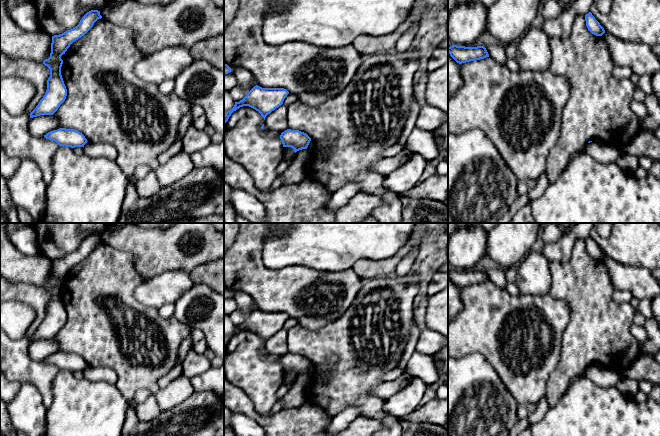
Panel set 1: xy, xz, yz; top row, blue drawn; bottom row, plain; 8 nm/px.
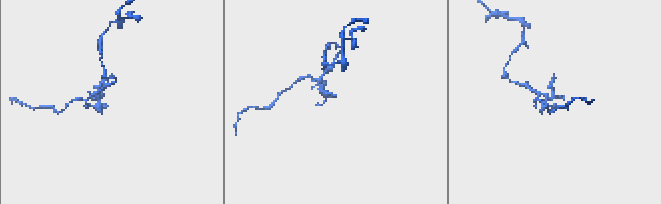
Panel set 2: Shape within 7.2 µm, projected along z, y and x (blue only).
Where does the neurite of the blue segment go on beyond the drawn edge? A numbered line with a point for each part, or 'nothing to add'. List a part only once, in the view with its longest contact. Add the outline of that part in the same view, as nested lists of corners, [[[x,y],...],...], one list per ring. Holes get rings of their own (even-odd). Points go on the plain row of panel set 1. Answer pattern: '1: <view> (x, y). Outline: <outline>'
nothing to add

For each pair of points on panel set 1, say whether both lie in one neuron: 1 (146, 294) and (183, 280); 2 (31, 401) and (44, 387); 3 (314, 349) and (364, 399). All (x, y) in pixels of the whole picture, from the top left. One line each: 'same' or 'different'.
1: same
2: different
3: same

